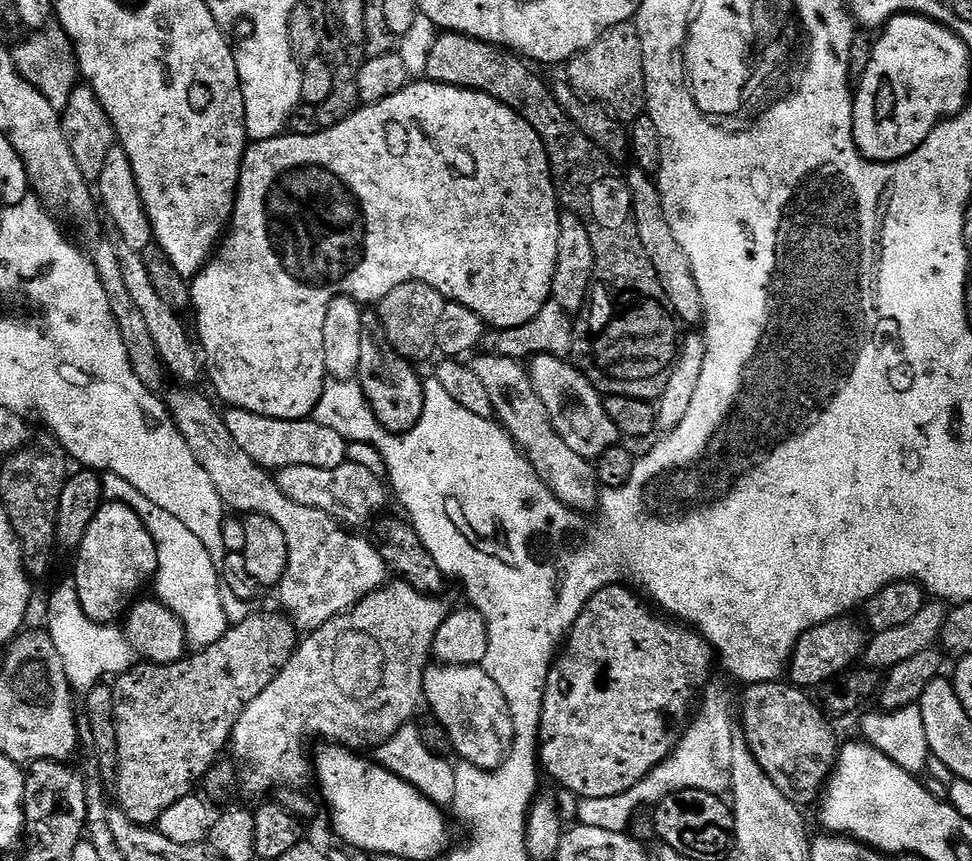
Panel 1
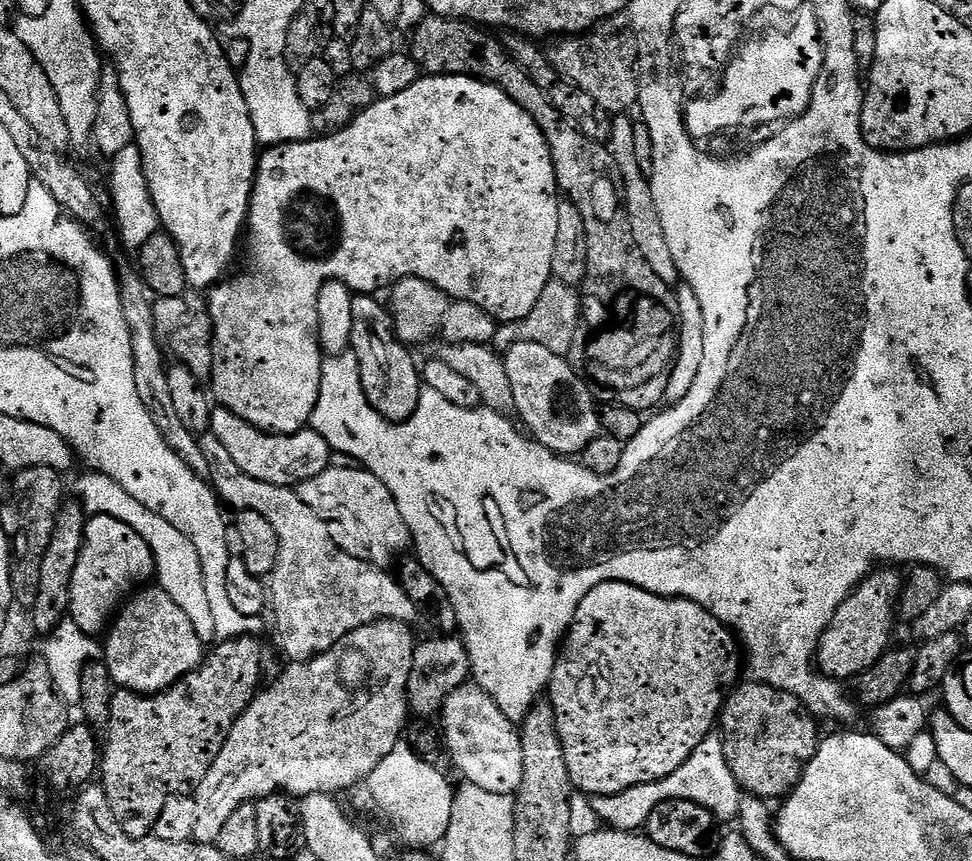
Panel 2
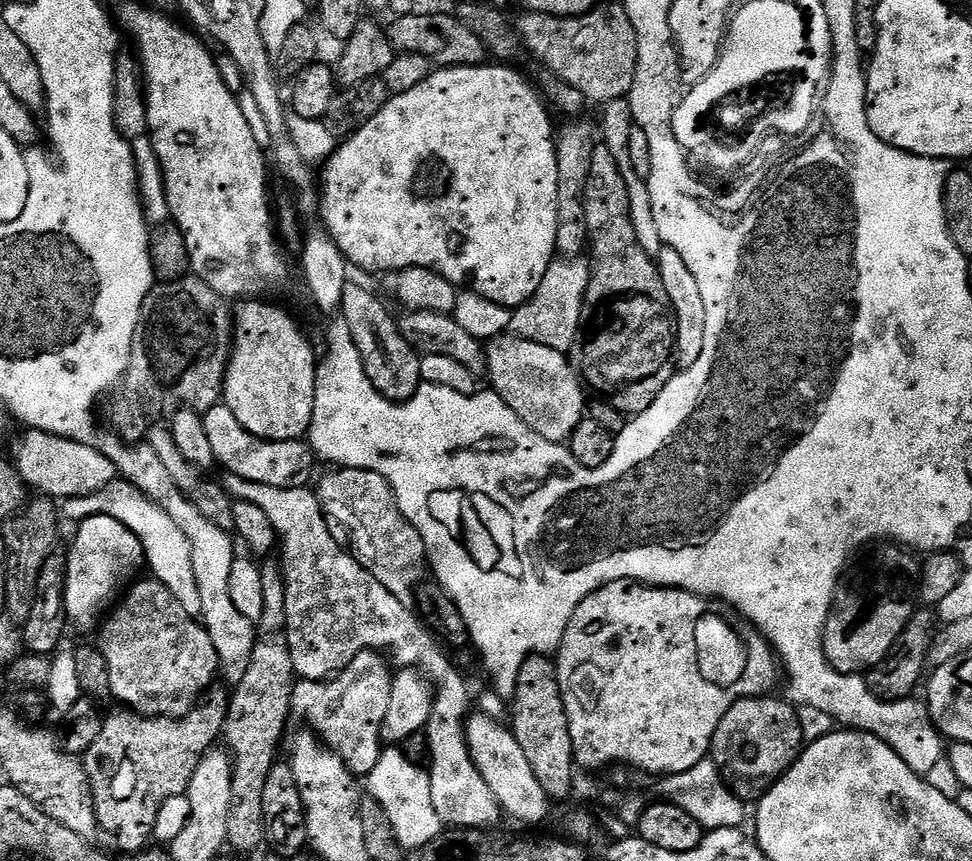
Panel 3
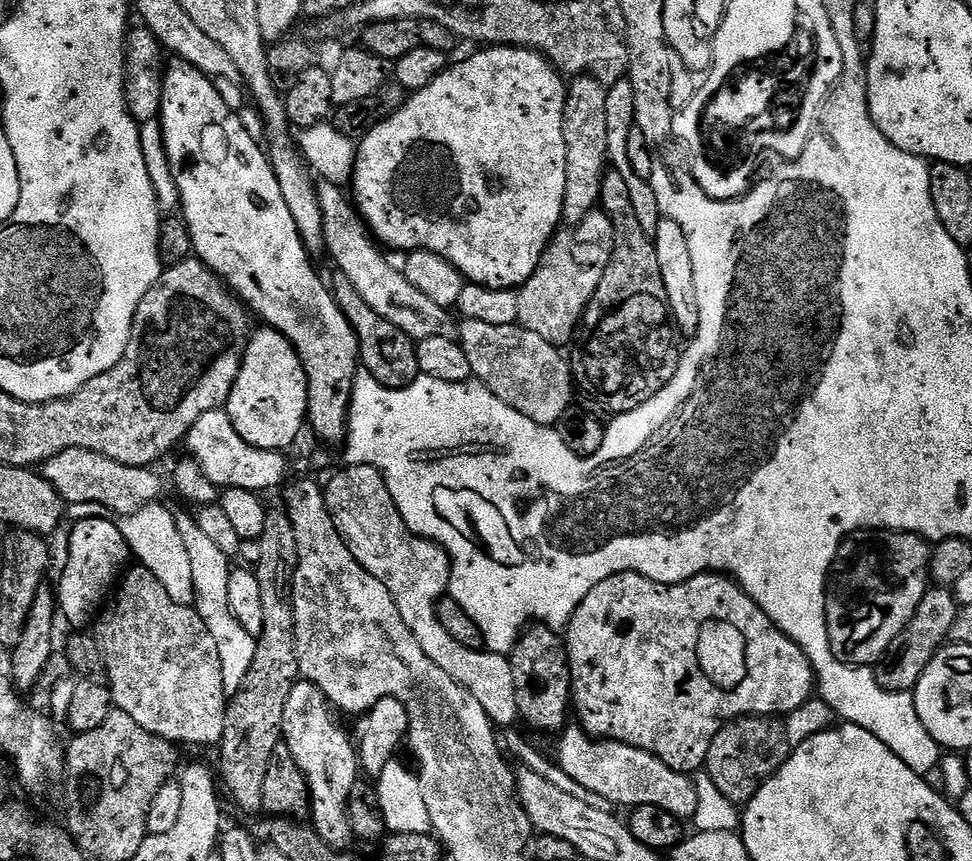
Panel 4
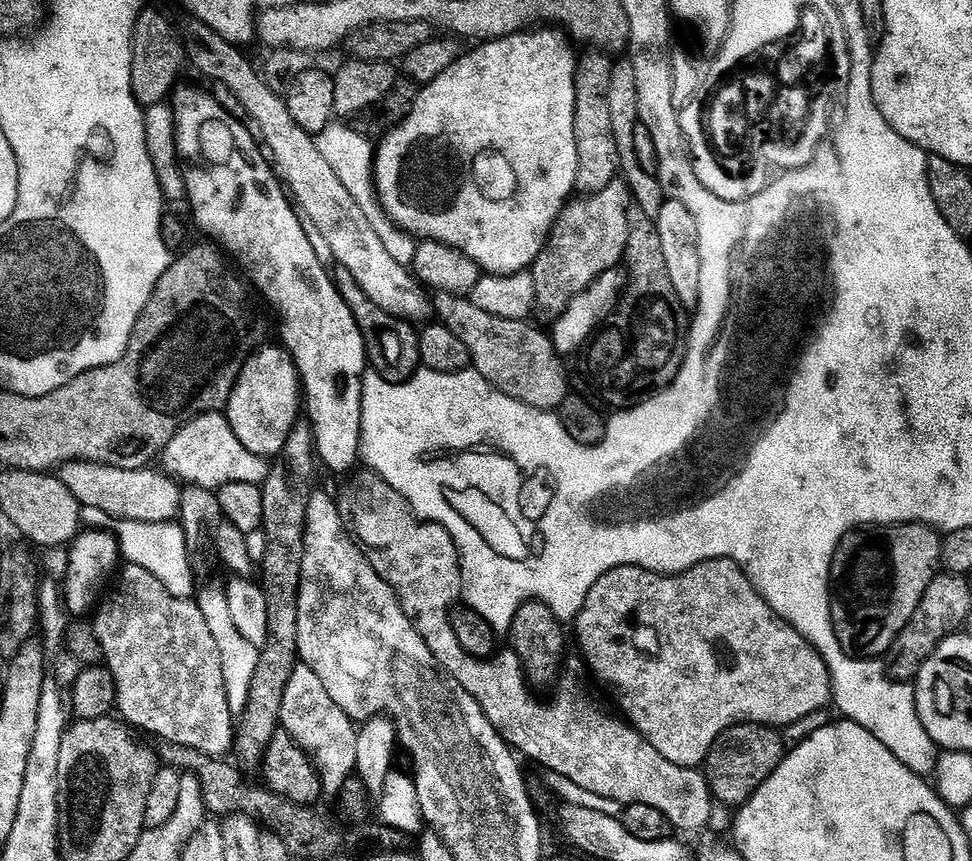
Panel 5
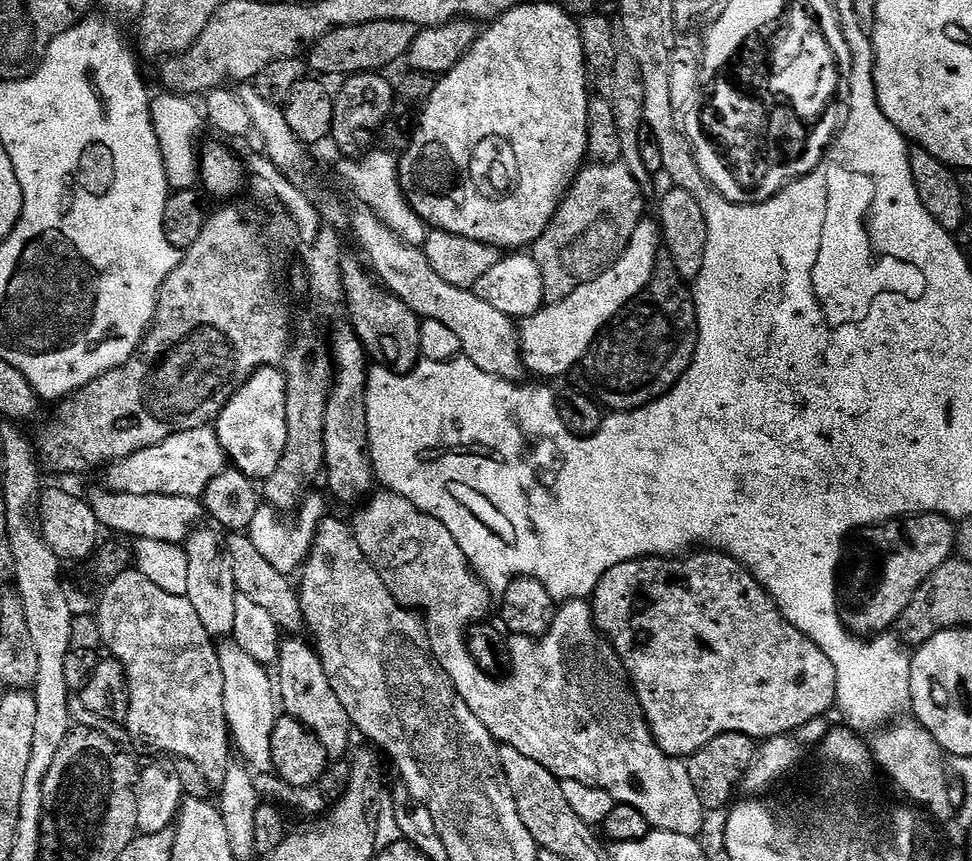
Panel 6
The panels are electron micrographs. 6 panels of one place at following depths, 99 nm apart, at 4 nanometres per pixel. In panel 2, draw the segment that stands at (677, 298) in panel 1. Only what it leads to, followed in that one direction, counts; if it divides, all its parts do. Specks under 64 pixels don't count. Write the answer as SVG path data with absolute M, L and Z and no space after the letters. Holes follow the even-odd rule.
M615 115L608 145L615 164L619 166L624 208L627 210L627 220L630 222L630 230L633 231L634 242L637 242L642 258L653 267L654 274L672 286L679 281L677 263L674 262L674 256L670 253L670 246L667 245L666 236L662 231L662 222L654 203L651 181L647 173L644 173L638 165L638 157L635 155L634 124L635 121L629 115Z

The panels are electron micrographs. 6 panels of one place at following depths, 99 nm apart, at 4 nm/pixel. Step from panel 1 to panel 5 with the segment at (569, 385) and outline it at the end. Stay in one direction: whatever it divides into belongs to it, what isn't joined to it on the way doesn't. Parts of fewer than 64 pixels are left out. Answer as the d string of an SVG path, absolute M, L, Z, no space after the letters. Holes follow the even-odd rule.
M441 295L439 300L439 319L447 328L454 330L462 342L466 342L466 350L472 359L471 367L482 374L486 383L526 406L559 409L560 403L570 394L570 388L568 376L560 365L561 359L547 331L539 332L528 320L486 314L486 310L478 310L478 306L474 306L468 298Z

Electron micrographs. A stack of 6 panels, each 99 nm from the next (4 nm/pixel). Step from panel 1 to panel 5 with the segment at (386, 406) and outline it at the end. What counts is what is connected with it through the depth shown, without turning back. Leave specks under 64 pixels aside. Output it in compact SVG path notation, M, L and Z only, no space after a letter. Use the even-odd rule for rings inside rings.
M337 267L335 271L331 273L332 280L336 284L336 289L342 294L342 298L350 306L362 330L371 371L394 384L402 384L405 380L411 380L417 369L421 367L420 338L417 329L412 329L415 327L411 323L399 320L397 316L386 314L381 308L374 306L374 302L366 298L362 286L354 282L354 274L350 274L350 270Z

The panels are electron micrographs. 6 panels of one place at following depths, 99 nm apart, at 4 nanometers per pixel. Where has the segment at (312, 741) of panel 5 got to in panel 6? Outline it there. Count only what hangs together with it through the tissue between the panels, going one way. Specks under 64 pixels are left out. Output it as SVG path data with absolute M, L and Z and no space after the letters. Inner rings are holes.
M288 638L281 643L278 669L278 700L283 711L289 716L298 718L326 746L329 757L340 758L352 744L354 729L346 714L342 702L338 702L338 694L334 694L334 686L330 686L330 678L326 678L326 670L320 661L320 655L307 639Z

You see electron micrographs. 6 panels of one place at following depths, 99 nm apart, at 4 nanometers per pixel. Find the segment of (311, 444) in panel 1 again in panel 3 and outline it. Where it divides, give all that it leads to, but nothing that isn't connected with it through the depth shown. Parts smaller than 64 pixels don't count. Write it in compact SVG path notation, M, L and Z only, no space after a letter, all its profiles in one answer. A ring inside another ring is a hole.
M224 403L215 404L208 412L203 413L206 426L206 438L210 438L210 447L214 449L214 458L219 467L224 467L225 473L241 476L250 482L262 482L262 486L278 486L279 488L303 488L309 483L312 471L318 465L318 457L311 447L303 439L298 440L263 440L254 434L250 434L234 418L234 414Z

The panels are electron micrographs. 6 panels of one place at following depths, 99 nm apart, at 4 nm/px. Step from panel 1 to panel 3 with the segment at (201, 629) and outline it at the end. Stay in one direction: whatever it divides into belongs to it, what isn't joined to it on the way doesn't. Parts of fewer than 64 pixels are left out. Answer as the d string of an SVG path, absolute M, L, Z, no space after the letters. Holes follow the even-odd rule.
M117 478L94 494L75 496L72 500L63 501L62 516L63 519L65 516L66 519L73 520L73 522L79 522L91 516L118 518L118 522L122 522L122 526L126 526L126 530L133 532L138 538L138 542L142 542L147 571L152 571L149 573L155 579L160 580L162 586L166 586L166 590L170 590L170 594L174 594L174 598L178 598L178 602L182 602L182 610L186 610L186 614L197 618L202 617L202 598L198 594L198 582L194 578L194 561L190 558L190 542L186 538L186 534L182 534L182 530L178 530L177 524L170 519L170 514L166 514L166 510L162 510L162 506L158 506L150 497L142 494L142 490L138 490L123 478Z

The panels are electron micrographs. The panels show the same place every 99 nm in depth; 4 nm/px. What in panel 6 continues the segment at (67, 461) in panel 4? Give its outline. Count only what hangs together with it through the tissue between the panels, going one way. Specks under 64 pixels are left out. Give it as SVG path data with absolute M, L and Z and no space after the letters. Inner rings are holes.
M100 486L90 503L101 529L121 532L136 540L153 540L183 545L205 519L204 505L194 496L171 496L170 494L122 494L110 492Z

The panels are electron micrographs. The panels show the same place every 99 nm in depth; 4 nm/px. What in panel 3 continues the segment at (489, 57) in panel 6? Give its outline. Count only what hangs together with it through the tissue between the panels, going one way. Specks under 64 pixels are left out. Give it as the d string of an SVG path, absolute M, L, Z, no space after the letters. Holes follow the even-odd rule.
M485 62L475 64L473 68L440 68L434 70L426 78L426 82L419 83L414 86L414 90L406 90L405 92L397 92L387 102L386 106L382 106L382 110L378 110L378 114L374 114L374 118L370 118L370 122L366 122L361 128L357 128L355 132L347 137L348 140L339 145L336 151L323 161L322 169L324 173L319 173L318 180L318 215L324 219L322 224L323 231L332 237L332 241L339 246L340 252L344 255L344 259L349 265L365 268L368 272L389 272L395 274L401 272L403 268L425 268L426 270L434 270L438 274L442 274L442 278L446 278L451 284L455 284L457 289L477 292L482 294L482 298L490 298L490 302L498 302L502 306L513 310L521 308L527 300L532 297L534 290L538 290L539 283L542 282L543 275L552 265L556 251L556 235L558 234L558 162L556 161L556 142L554 139L554 124L552 128L552 120L548 117L549 109L546 107L545 101L542 99L541 93L538 91L535 83L529 82L523 75L522 77L516 73L517 69L512 66L505 66L500 62Z

